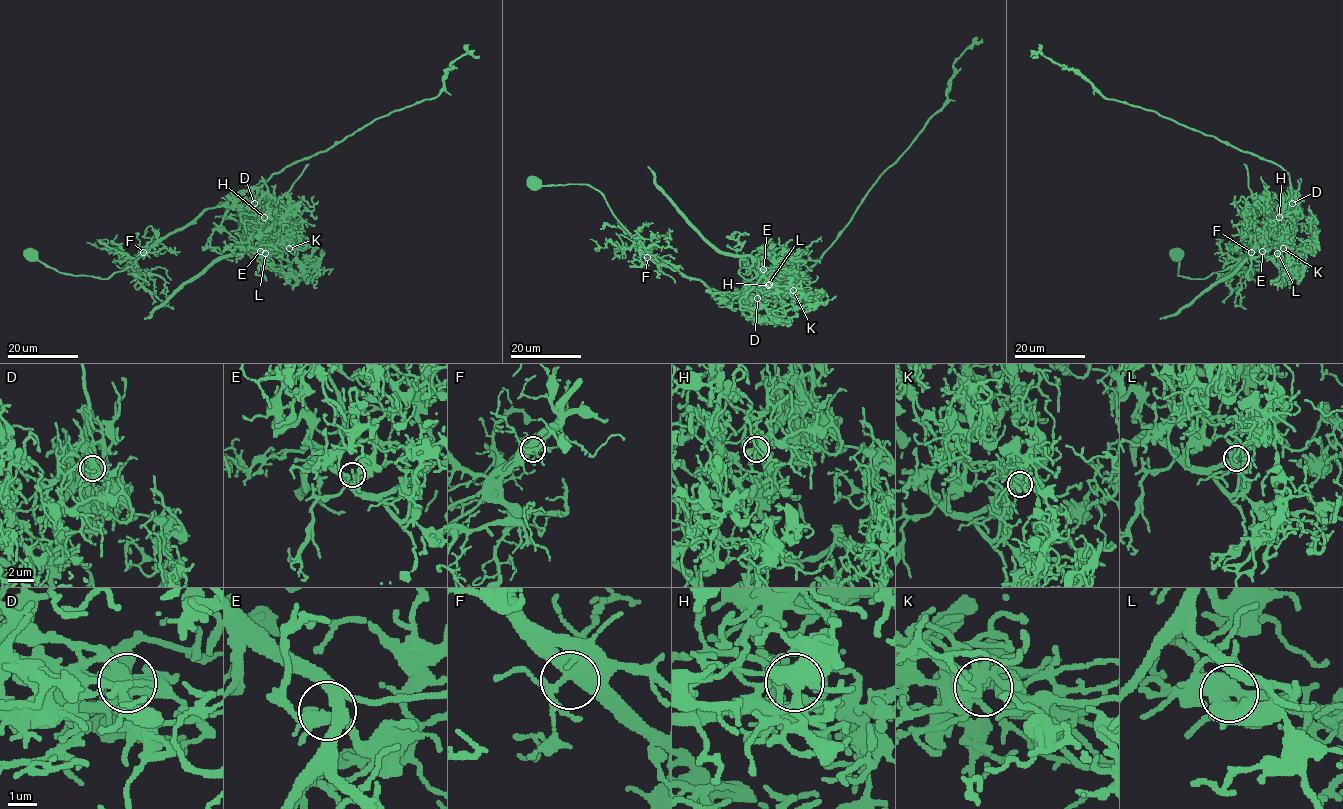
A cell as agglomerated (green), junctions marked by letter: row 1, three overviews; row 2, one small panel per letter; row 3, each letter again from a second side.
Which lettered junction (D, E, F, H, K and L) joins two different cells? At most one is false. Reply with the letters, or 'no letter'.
D

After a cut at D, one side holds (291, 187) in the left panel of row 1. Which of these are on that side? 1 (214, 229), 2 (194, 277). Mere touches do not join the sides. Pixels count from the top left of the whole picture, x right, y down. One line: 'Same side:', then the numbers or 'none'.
Same side: 1, 2

